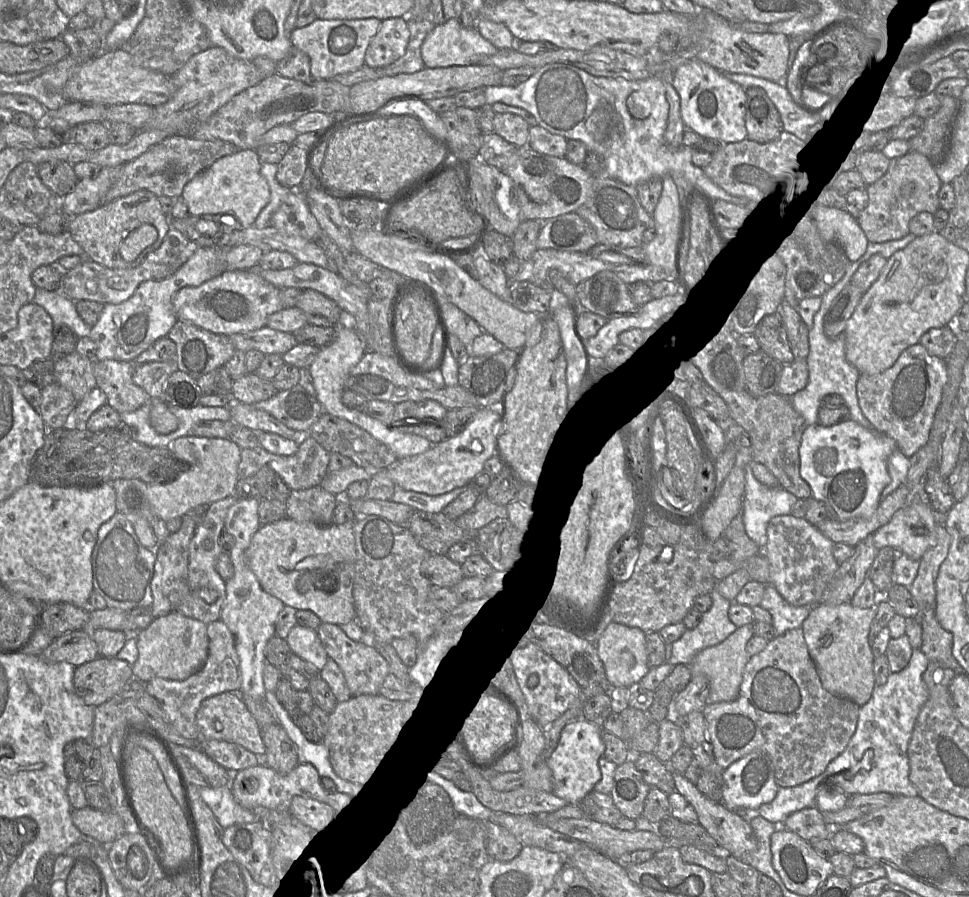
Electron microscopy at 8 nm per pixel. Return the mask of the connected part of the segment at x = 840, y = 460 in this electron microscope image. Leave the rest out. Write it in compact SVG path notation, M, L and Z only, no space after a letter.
M852 419L832 426L816 423L807 426L802 434L800 476L810 486L812 497L826 505L828 519L868 518L878 508L881 492L891 481L887 461L896 449L894 439Z

